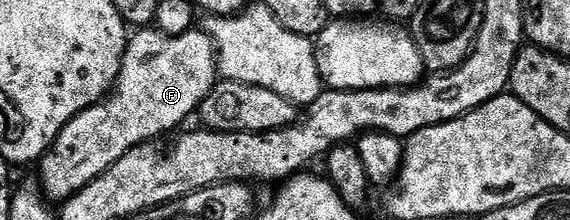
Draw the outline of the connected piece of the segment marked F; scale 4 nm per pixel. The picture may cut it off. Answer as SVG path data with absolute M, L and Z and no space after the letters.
M155 27L137 28L129 36L114 91L70 119L40 158L43 196L52 203L66 202L134 146L155 142L171 129L179 130L179 125L199 110L217 80L216 45L207 33L193 27L186 35L168 37Z

